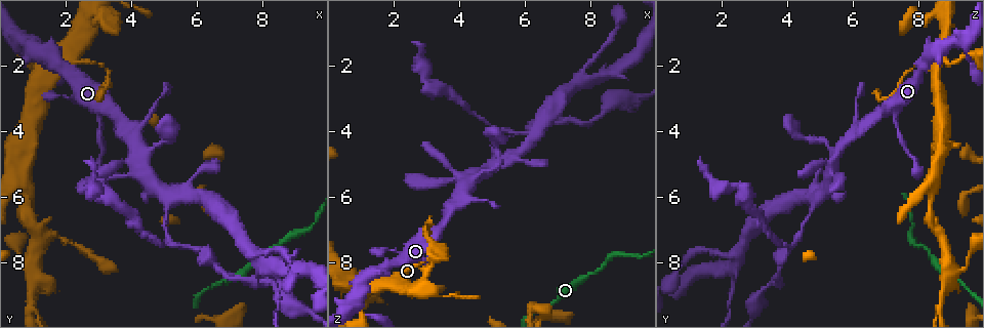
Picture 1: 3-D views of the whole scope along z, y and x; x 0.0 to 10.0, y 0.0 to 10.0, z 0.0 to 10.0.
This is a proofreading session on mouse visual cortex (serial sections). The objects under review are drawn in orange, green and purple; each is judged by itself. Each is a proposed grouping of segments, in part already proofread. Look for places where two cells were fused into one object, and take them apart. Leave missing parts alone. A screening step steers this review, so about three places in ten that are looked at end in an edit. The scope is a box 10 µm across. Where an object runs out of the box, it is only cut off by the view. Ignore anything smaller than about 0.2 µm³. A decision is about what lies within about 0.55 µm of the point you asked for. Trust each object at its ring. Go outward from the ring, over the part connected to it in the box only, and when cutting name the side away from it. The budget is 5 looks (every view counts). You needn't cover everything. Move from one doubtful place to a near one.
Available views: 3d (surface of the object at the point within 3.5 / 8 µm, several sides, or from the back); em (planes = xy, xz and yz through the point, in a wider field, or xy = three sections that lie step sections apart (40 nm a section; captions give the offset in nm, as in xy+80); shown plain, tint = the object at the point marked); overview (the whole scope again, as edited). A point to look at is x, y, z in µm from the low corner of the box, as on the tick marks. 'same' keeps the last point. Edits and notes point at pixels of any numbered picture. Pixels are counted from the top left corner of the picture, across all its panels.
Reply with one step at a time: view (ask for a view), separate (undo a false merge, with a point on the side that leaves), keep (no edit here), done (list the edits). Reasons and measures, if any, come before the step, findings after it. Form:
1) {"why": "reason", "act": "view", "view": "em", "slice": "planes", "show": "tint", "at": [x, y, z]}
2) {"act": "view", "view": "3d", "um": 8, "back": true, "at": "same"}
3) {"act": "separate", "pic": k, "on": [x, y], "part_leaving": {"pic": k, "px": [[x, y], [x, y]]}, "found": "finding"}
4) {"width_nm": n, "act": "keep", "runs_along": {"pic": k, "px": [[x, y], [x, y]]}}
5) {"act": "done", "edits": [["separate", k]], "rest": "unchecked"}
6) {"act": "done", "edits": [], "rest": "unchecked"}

{"act": "view", "view": "3d", "um": 8, "at": [1.00, 9.35, 8.60]}

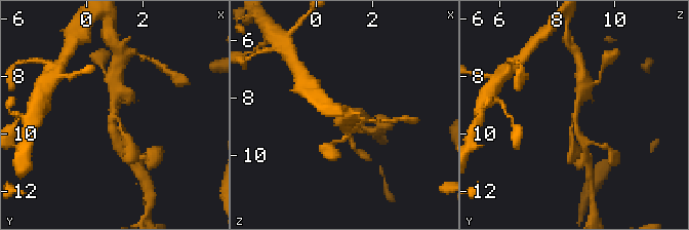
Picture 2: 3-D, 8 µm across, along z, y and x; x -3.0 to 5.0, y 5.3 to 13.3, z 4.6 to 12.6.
{"act": "view", "view": "em", "slice": "xy", "step": 3, "show": "tint", "at": "same"}

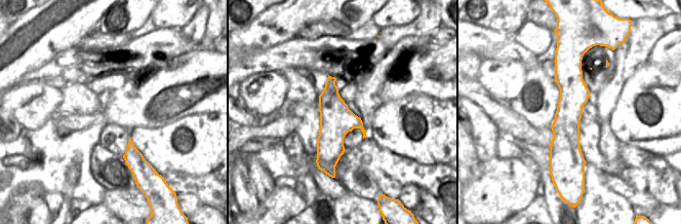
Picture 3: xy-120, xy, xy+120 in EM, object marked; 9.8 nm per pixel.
{"width_nm": 320, "act": "keep", "runs_along": {"pic": 3, "px": [[566, 60], [568, 152], [578, 164]]}, "found": "continuous, no second cell"}

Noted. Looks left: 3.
{"why": "sudden change in width", "act": "view", "view": "3d", "um": 3.5, "at": [7.95, 7.70, 8.35]}

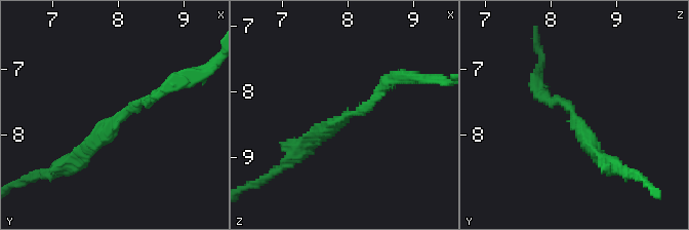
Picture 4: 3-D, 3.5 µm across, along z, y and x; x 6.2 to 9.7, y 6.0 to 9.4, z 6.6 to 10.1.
{"why": "now the EM", "act": "view", "view": "em", "slice": "planes", "show": "tint", "at": [8.00, 7.75, 8.40]}

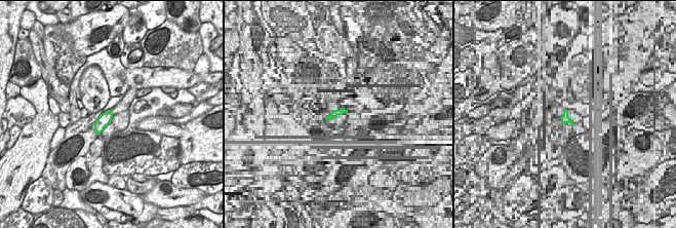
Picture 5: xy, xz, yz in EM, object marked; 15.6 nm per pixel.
{"width_nm": 180, "act": "keep", "runs_along": {"pic": 4, "px": [[302, 148], [366, 109], [391, 77]]}, "found": "all the same cell"}

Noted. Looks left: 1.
{"act": "done", "edits": [], "rest": "unchecked"}

